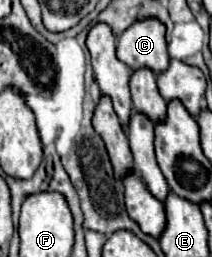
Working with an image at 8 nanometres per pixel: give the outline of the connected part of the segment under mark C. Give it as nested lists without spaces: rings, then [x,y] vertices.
[[[145,19],[145,23],[133,23],[121,39],[117,39],[117,57],[133,71],[147,67],[155,75],[169,67],[169,55],[165,51],[165,27],[157,19]]]

